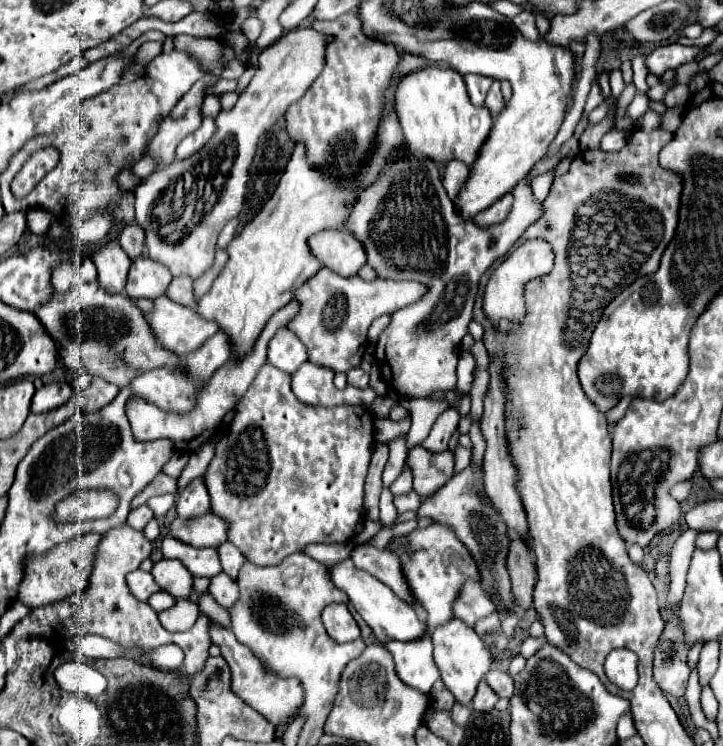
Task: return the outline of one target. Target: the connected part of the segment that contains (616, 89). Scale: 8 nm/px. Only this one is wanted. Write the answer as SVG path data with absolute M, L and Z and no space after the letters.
M610 70L610 86L612 86L612 96L618 98L624 90L624 78L622 78L622 72L620 70Z

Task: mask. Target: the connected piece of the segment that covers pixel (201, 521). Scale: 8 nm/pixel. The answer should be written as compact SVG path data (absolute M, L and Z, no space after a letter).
M212 512L200 516L198 520L174 520L168 528L168 534L190 546L218 546L226 542L226 524L218 520Z

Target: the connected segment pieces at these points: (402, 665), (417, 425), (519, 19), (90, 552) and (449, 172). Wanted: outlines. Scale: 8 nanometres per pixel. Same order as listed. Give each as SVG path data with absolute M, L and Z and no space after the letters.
M430 634L416 642L388 642L386 648L394 658L396 674L402 682L418 692L430 692L440 678L432 658Z
M416 398L416 400L404 400L404 406L408 406L410 414L412 414L412 426L408 432L408 442L406 446L418 446L424 442L424 438L428 436L434 420L446 410L446 404L434 404L432 400L424 400L424 398Z
M522 12L522 14L518 14L512 22L514 22L514 26L516 26L526 38L530 38L530 40L538 40L538 38L540 38L538 28L536 28L536 24L534 24L534 14L532 14L532 12Z
M82 534L82 536L76 536L68 542L54 546L52 550L48 550L44 554L30 556L26 560L24 578L18 586L16 600L22 602L24 606L36 608L36 606L44 606L44 604L50 604L50 602L58 602L58 600L74 594L74 592L84 590L86 584L88 584L94 552L96 552L100 538L102 536L98 536L98 534Z
M456 158L446 164L444 188L448 190L450 196L454 196L454 192L458 192L458 184L462 184L462 180L466 178L466 172L468 172L468 166Z

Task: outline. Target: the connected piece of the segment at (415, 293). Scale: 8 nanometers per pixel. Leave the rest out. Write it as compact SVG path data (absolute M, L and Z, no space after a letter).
M322 268L318 270L302 288L298 288L296 298L302 308L294 320L290 320L288 328L302 340L308 350L308 362L330 368L334 374L348 372L362 362L362 354L366 350L366 334L372 324L382 314L390 314L398 308L418 302L428 288L414 280L372 280L364 282L358 276L338 276L336 272Z

